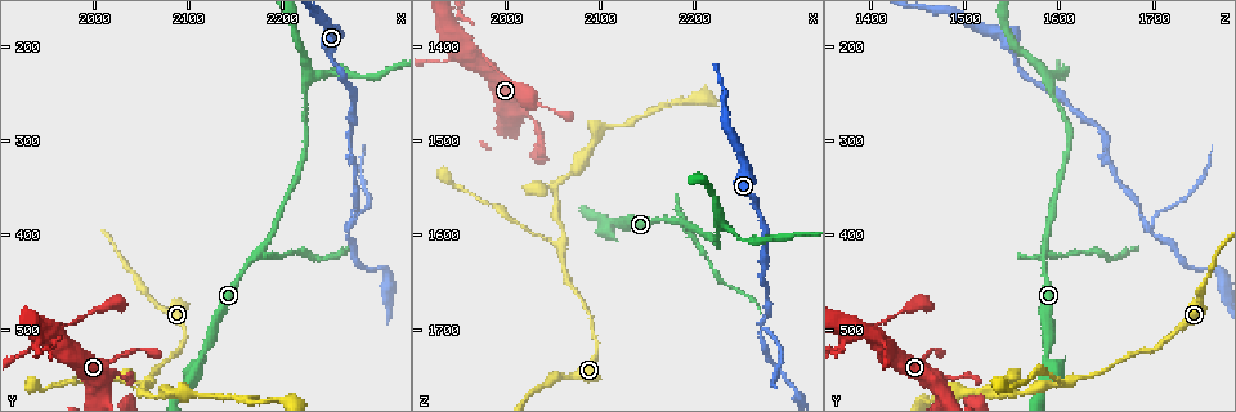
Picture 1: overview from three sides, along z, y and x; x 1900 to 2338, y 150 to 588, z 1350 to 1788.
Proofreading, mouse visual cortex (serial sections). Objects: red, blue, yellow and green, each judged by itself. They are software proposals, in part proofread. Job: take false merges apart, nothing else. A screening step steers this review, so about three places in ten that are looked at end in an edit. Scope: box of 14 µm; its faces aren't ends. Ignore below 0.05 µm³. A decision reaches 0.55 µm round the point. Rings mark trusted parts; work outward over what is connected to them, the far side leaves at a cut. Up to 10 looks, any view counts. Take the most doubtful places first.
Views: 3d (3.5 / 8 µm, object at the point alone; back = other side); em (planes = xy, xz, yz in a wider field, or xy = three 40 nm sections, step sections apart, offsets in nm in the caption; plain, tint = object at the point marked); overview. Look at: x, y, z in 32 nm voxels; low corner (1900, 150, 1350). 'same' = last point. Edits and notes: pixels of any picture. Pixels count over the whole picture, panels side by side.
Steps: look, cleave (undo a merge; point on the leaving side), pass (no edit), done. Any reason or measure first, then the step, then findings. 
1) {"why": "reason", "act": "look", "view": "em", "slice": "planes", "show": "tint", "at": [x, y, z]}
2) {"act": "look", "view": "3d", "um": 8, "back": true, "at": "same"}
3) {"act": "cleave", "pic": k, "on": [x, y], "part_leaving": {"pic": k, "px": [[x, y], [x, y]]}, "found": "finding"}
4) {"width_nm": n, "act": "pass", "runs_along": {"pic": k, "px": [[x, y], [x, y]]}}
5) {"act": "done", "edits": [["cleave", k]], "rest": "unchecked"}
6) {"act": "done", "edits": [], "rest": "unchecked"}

{"why": "narrows sharply", "act": "look", "view": "3d", "um": 3.5, "at": [2270, 395, 1700]}

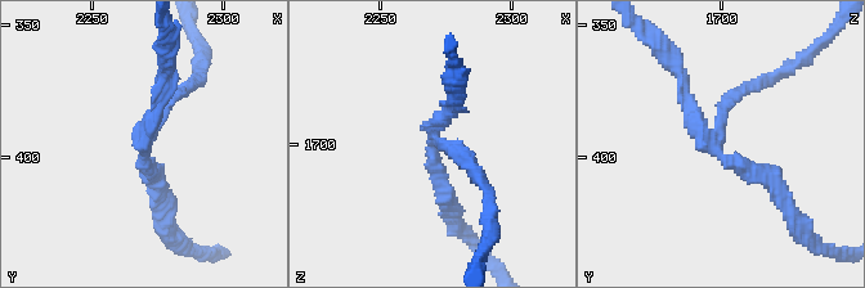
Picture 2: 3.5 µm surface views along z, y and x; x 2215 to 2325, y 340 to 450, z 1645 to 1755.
{"arm_widths_nm": [150, 150, 200], "act": "pass", "found": "continuous, no second cell"}

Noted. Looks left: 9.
{"why": "side arm on a straight run", "act": "look", "view": "3d", "um": 3.5, "at": [2060, 555, 1610]}

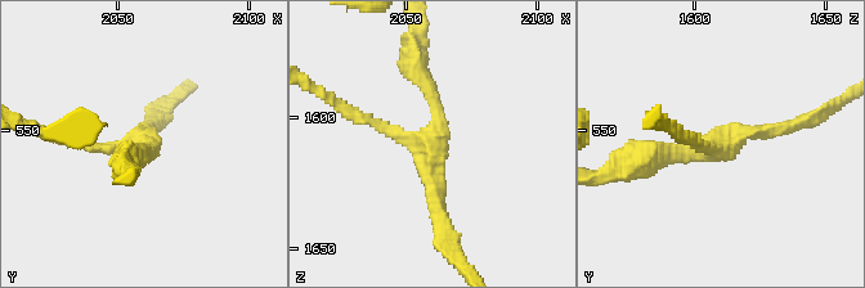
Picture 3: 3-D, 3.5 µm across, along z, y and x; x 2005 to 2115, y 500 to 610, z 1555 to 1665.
{"arms": 3, "arm_widths_nm": [100, 200, 200], "why": "need the tissue", "act": "look", "view": "em", "slice": "xy", "step": 3, "show": "plain", "at": [2061, 554, 1611]}

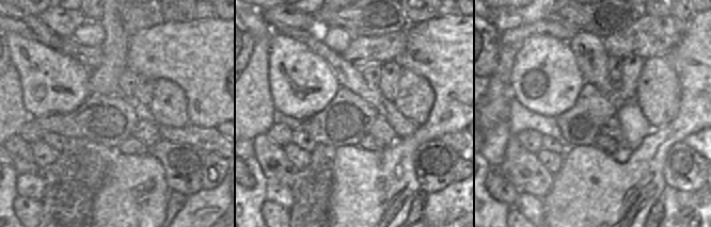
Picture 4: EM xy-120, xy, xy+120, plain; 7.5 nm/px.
{"act": "look", "view": "em", "slice": "xy", "step": 3, "show": "tint", "at": "same"}

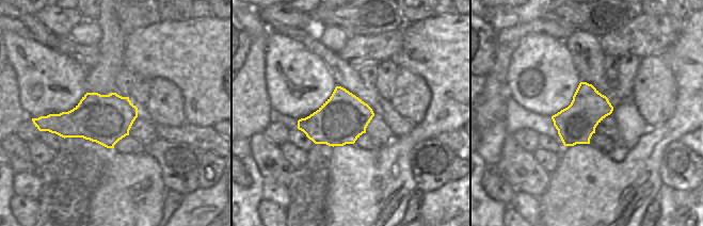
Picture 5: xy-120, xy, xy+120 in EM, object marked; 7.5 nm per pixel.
{"width_nm": 380, "act": "pass", "runs_along": {"pic": 3, "px": [[801, 122], [646, 157]]}, "found": "all the same cell"}

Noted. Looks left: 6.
{"why": "side arm on a straight run", "act": "look", "view": "3d", "um": 3.5, "at": [2180, 415, 1585]}

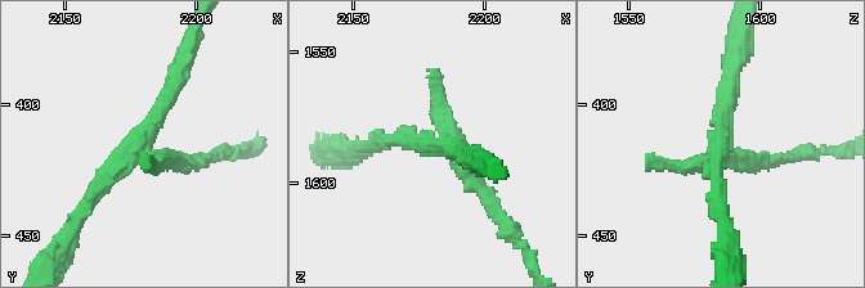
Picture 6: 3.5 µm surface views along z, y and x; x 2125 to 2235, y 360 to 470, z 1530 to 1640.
{"act": "look", "view": "em", "slice": "xy", "step": 1, "show": "tint", "at": [2179, 413, 1586]}

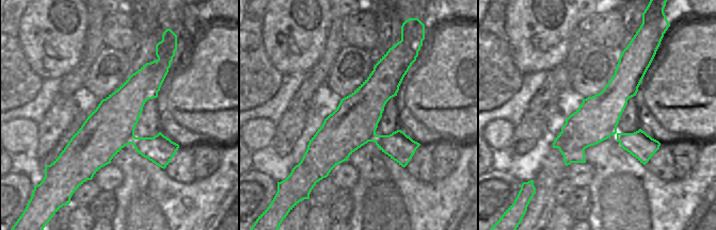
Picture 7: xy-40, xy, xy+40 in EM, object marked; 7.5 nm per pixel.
{"why": "cut it another way", "act": "look", "view": "em", "slice": "xy", "step": 5, "show": "tint", "at": "same"}

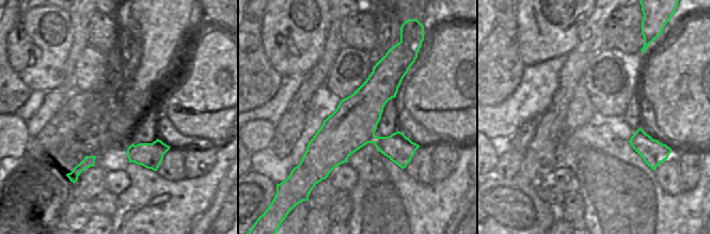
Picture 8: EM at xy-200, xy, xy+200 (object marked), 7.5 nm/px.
{"act": "cleave", "pic": 6, "on": [671, 163], "part_leaving": {"pic": 6, "px": [[729, 158], [778, 162], [811, 151]]}, "found": "a second cell is stuck on"}

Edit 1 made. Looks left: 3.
{"why": "thick turns thin", "act": "look", "view": "3d", "um": 3.5, "at": [2050, 565, 1545]}

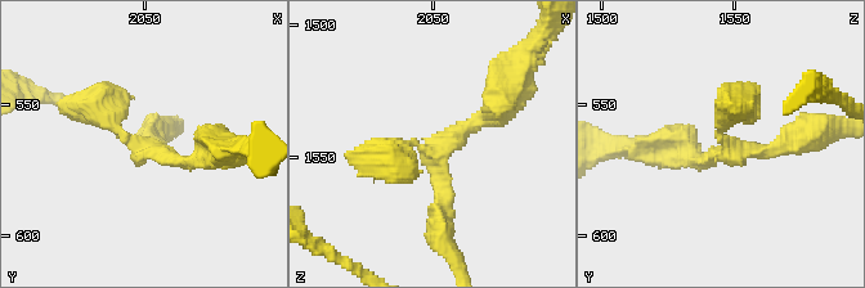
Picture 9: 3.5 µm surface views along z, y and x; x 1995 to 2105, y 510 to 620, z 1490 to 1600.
{"arms": 3, "arm_widths_nm": [200, 250, 350], "why": "now the EM", "act": "look", "view": "em", "slice": "planes", "show": "tint", "at": [2051, 566, 1549]}

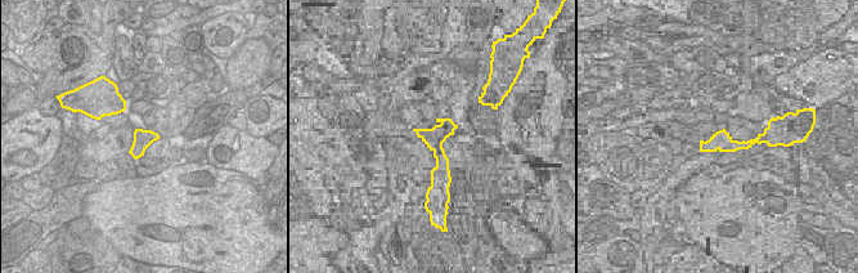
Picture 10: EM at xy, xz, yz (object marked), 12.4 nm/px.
{"act": "pass", "runs_along": {"pic": 9, "px": [[442, 230], [434, 148], [501, 106]]}, "found": "continuous, no second cell"}

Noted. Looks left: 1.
{"act": "done", "edits": [["cleave", 6]], "rest": "unchecked"}

